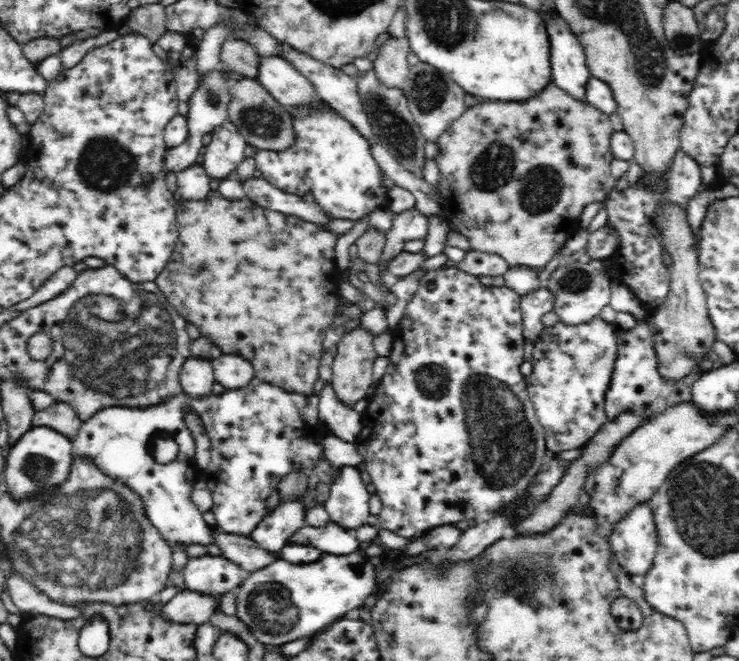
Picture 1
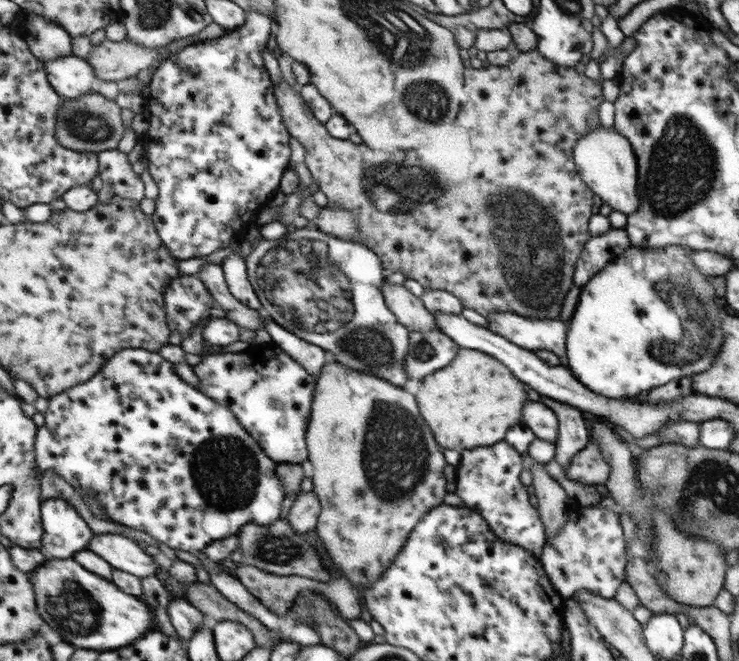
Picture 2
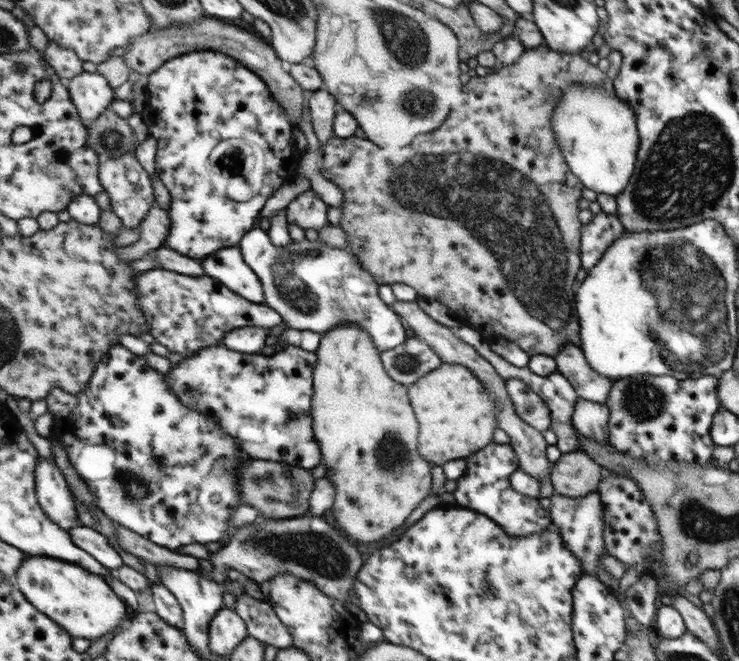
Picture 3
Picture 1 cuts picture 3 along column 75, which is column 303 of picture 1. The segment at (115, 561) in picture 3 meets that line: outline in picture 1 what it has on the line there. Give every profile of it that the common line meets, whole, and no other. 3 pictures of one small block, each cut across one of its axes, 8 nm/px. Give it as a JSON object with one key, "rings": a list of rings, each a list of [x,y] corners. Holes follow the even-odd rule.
{"rings":[[[332,519],[320,526],[308,526],[298,530],[290,541],[312,543],[323,552],[344,554],[360,549],[363,544],[358,540],[356,529],[348,528]]]}

